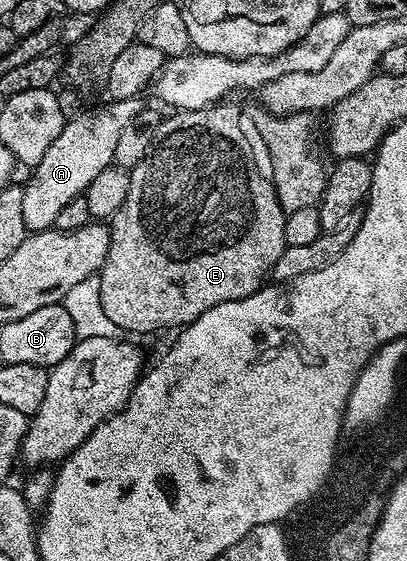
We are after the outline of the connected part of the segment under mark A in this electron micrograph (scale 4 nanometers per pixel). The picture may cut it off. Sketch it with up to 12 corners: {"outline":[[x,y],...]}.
{"outline":[[141,96],[64,123],[18,205],[26,231],[50,229],[114,161]]}

